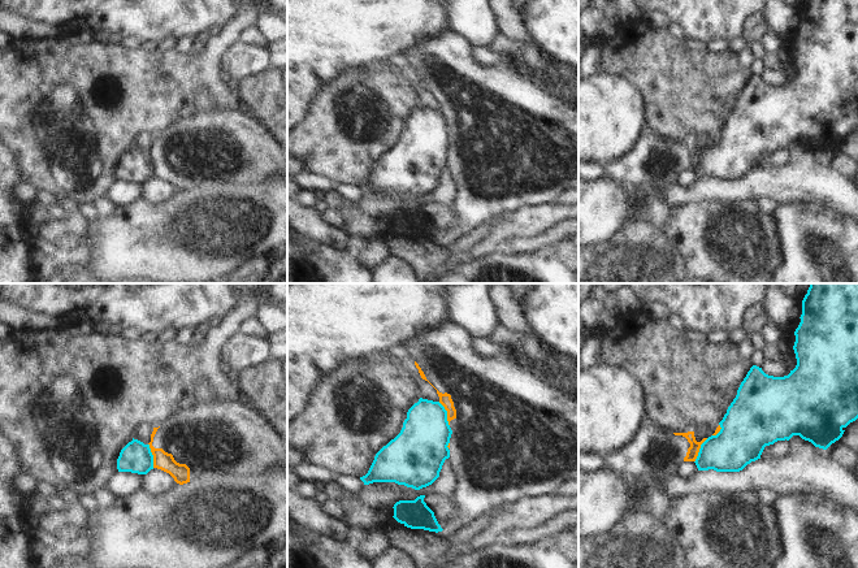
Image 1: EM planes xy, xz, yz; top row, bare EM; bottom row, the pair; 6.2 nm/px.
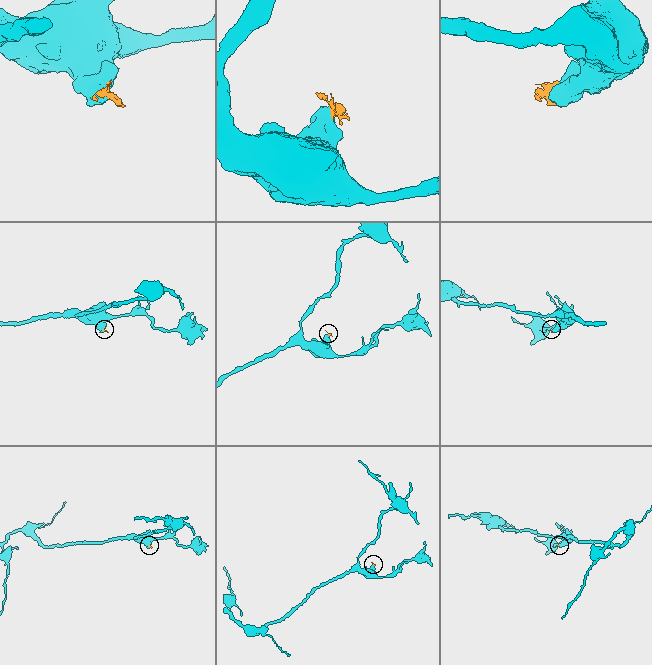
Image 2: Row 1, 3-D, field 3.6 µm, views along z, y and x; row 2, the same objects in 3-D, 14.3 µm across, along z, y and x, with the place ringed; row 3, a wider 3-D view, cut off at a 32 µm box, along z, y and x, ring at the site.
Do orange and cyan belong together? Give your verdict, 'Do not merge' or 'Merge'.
Do not merge

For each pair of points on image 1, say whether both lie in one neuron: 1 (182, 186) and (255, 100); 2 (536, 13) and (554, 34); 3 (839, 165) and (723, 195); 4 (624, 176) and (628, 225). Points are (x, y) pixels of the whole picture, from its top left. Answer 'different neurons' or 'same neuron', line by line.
1: different neurons
2: same neuron
3: different neurons
4: same neuron

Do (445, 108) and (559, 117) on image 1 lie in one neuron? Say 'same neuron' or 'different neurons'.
same neuron

